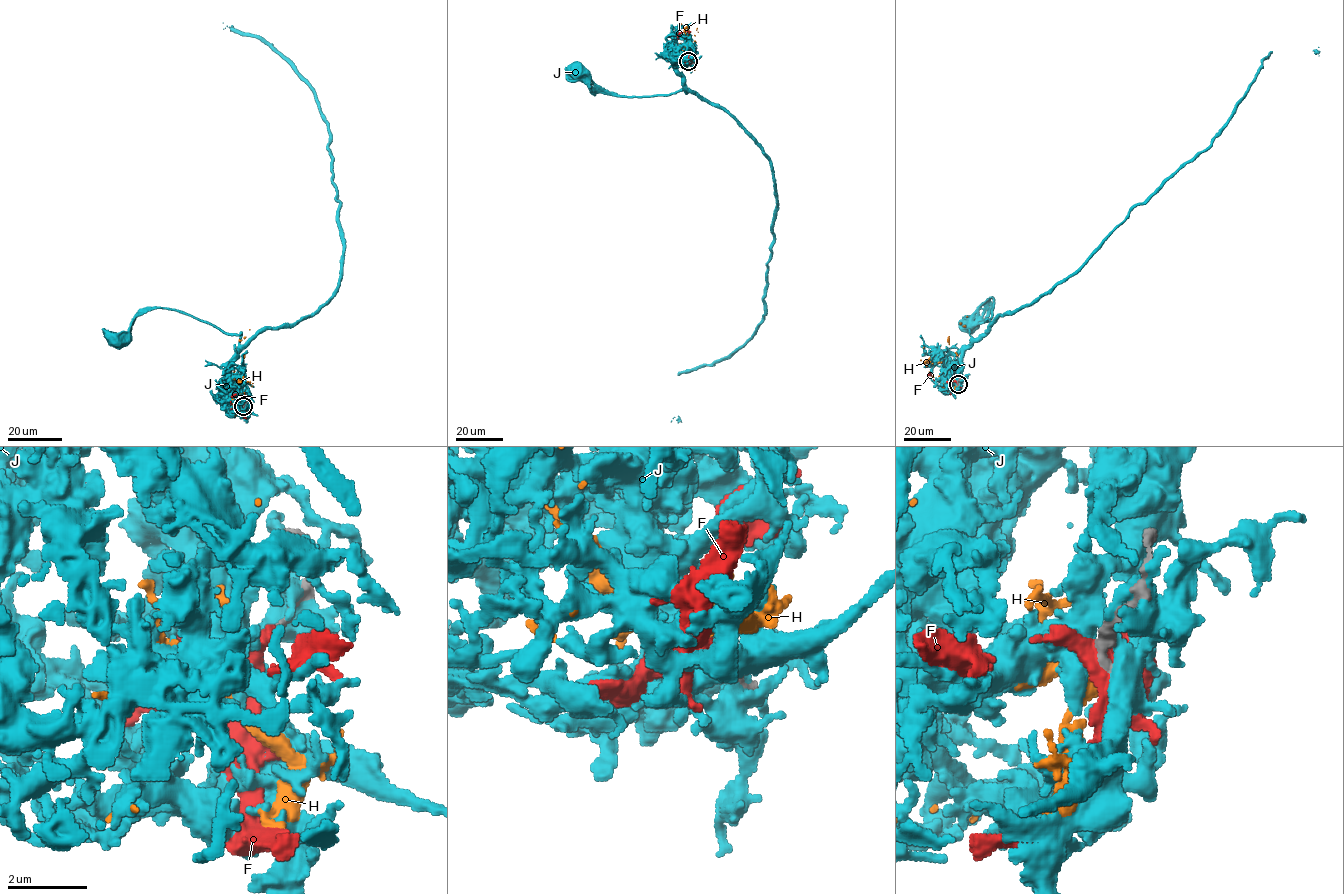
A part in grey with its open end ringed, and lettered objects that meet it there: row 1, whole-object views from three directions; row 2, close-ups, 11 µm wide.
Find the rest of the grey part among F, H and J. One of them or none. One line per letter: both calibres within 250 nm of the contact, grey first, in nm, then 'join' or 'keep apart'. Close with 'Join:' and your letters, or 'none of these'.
F: 320/480 nm | keep apart
H: 280/280 nm | join
J: 280/500 nm | keep apart
Join: H

